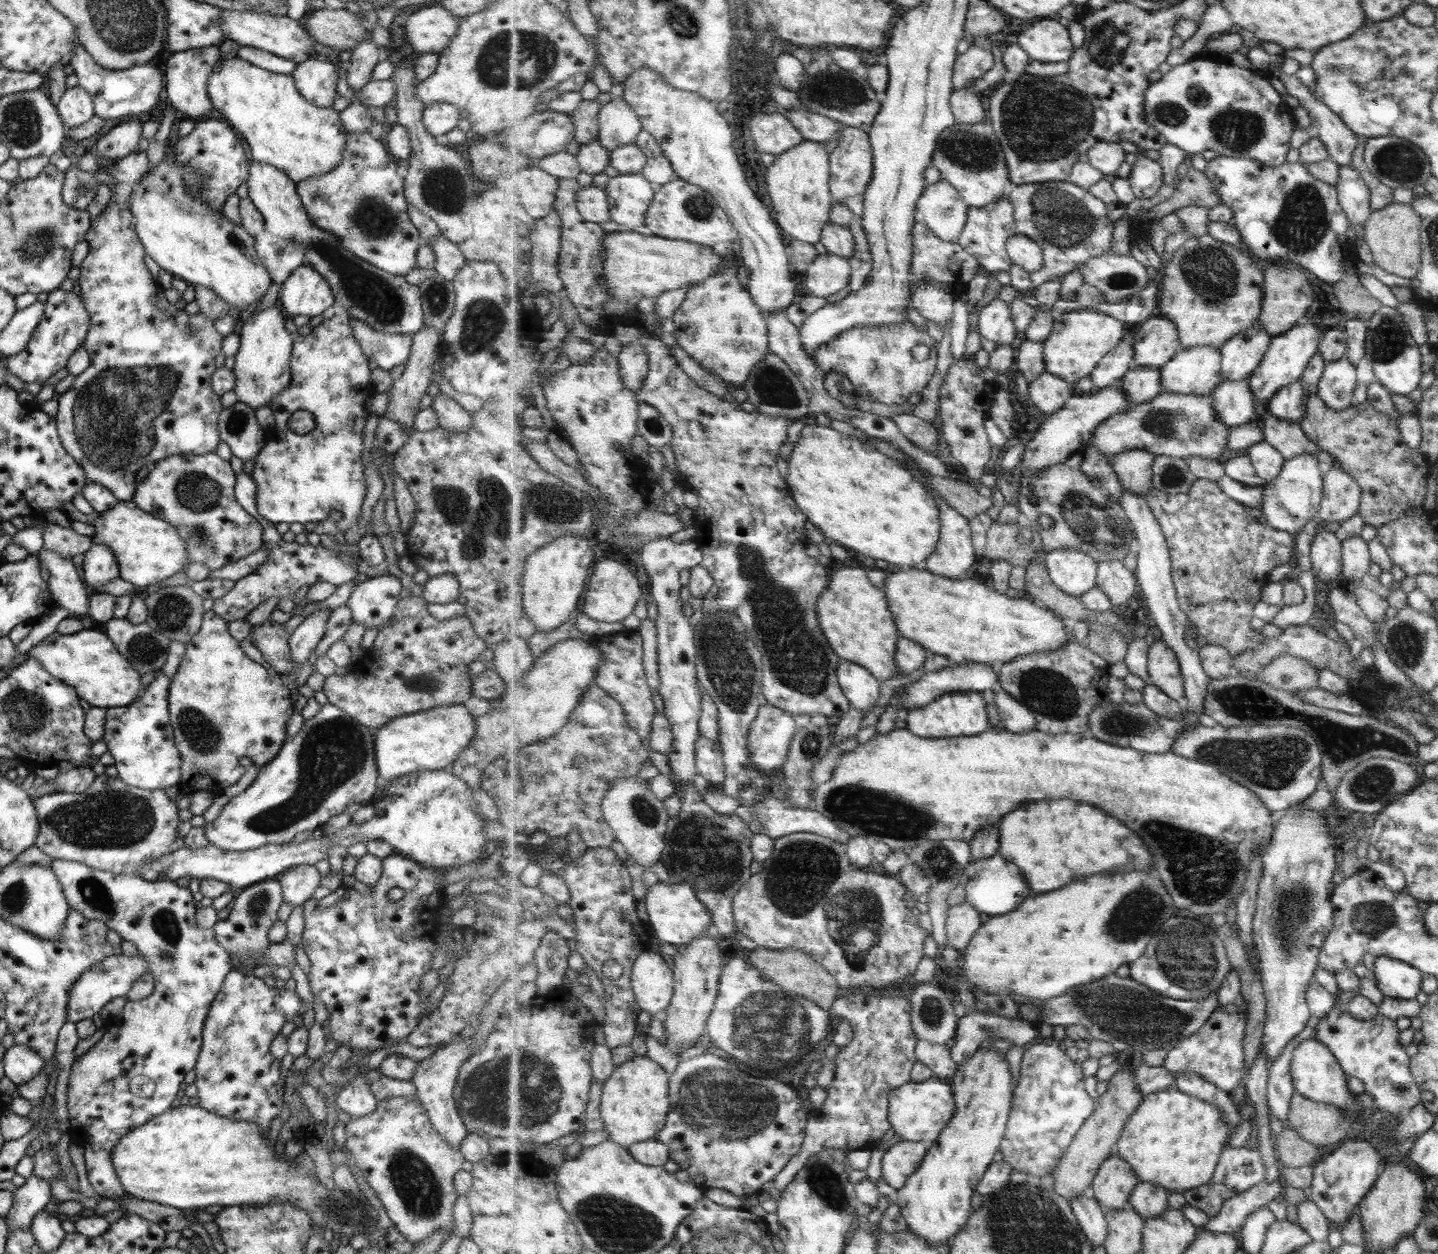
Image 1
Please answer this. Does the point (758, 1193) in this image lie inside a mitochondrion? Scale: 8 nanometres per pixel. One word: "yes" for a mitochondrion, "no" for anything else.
no

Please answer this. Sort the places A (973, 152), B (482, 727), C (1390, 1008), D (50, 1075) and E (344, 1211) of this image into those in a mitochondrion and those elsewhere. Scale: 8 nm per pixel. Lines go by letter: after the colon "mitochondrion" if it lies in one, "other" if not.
A: mitochondrion
B: other
C: other
D: other
E: mitochondrion

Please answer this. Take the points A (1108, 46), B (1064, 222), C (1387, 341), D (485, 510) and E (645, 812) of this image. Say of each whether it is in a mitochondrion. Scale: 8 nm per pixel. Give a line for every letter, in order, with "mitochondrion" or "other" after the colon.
A: mitochondrion
B: mitochondrion
C: mitochondrion
D: mitochondrion
E: mitochondrion

